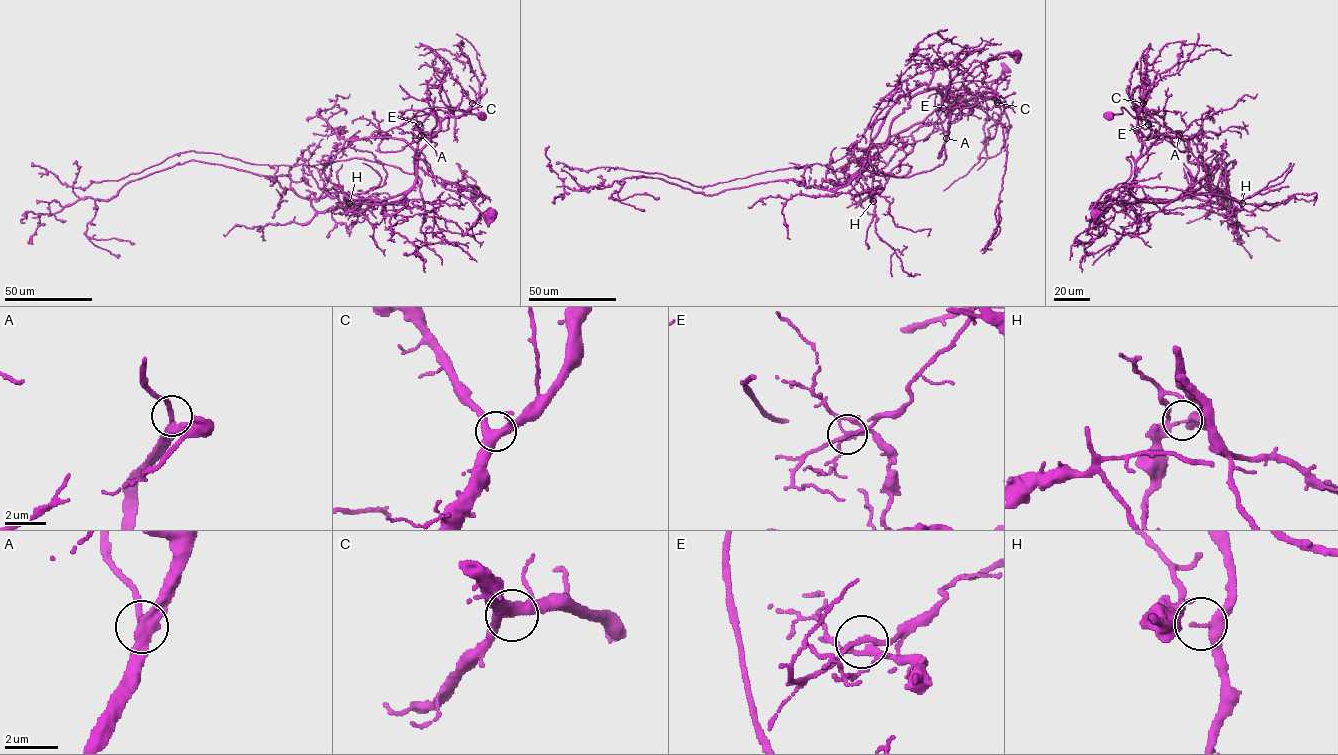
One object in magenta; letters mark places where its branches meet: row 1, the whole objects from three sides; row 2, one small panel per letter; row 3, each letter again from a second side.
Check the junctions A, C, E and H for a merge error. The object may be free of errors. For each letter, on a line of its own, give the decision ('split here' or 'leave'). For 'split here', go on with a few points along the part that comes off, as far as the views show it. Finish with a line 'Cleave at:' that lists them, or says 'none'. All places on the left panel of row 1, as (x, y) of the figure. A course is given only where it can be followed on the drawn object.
A: leave
C: leave
E: split here; foreign part runs (419, 123), (434, 109), (414, 161), (420, 186), (362, 158), (318, 169), (190, 150), (83, 189), (32, 162)
H: leave
Cleave at: E

